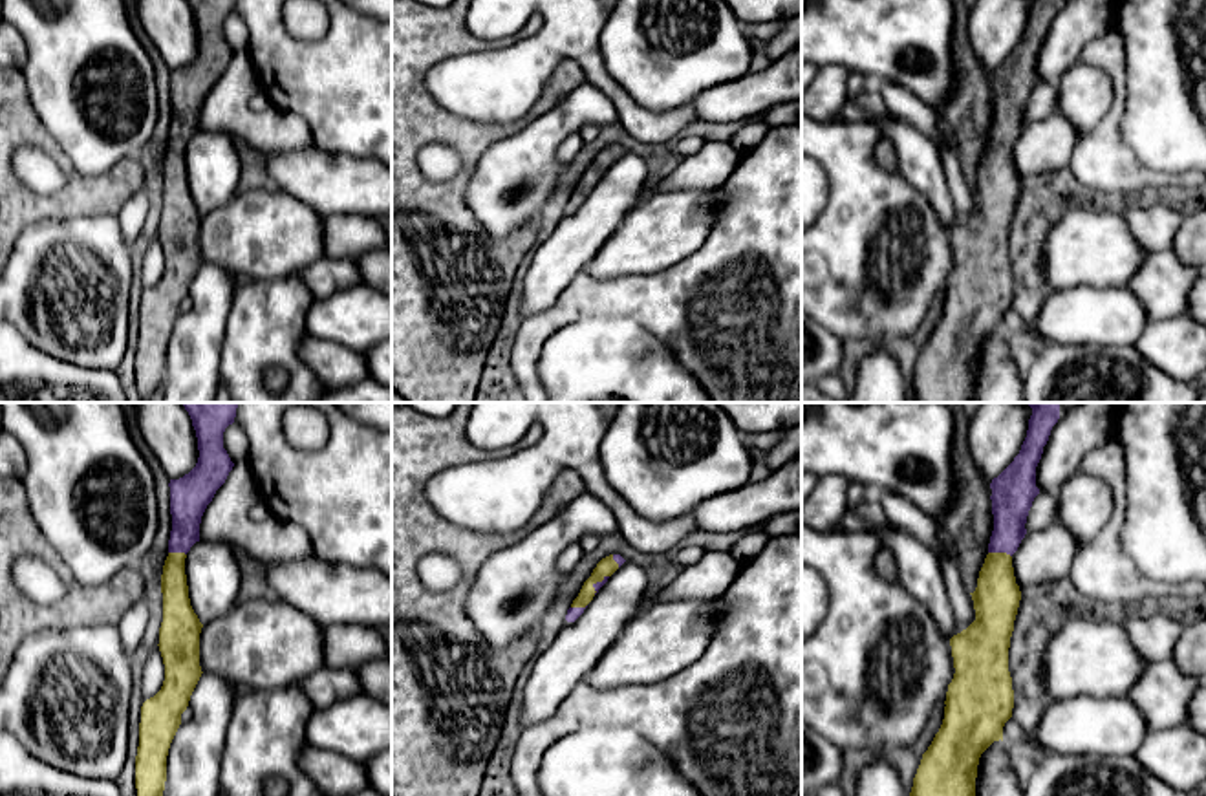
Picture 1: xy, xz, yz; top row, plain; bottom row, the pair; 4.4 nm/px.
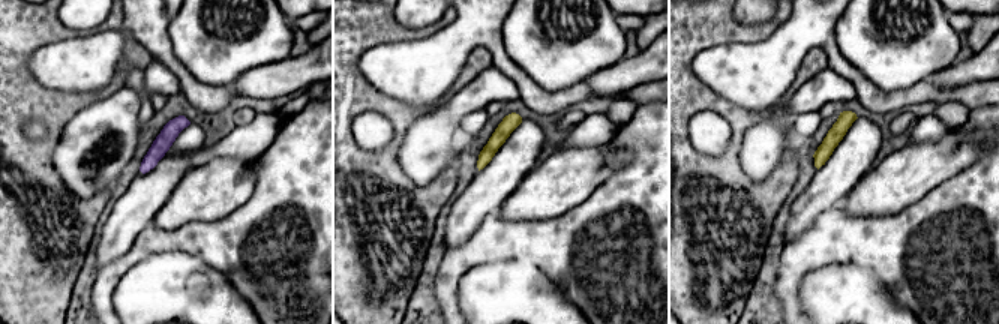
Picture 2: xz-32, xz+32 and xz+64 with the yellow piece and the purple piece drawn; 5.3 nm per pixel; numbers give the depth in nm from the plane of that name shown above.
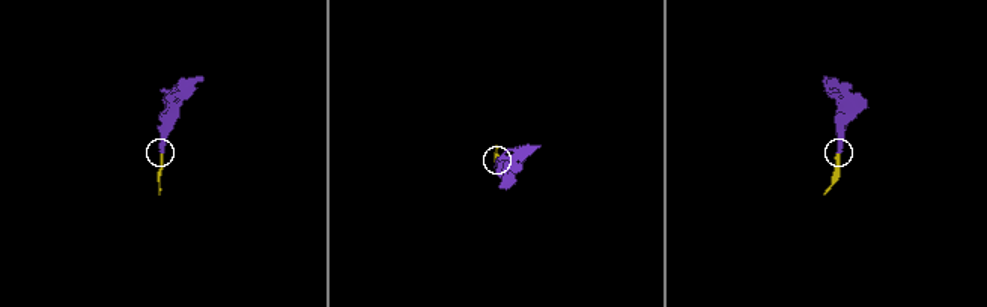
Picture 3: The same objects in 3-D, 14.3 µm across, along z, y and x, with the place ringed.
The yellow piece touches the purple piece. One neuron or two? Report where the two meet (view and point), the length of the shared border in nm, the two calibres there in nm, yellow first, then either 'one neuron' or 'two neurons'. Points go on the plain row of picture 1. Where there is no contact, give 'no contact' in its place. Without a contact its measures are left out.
meets yellow in yz at (1000, 143); contact 110 nm long; 200 nm thick on the yellow side, 180 nm on the other; one neuron

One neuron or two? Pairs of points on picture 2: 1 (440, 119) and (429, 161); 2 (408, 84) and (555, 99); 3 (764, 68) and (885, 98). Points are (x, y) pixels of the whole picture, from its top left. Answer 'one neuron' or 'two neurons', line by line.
1: one neuron
2: one neuron
3: one neuron

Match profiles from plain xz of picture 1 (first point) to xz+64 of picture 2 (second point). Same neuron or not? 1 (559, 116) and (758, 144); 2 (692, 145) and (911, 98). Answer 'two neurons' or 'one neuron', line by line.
1: one neuron
2: two neurons

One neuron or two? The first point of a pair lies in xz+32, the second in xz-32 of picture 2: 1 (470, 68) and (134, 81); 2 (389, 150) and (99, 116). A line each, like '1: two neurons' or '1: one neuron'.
1: two neurons
2: two neurons

